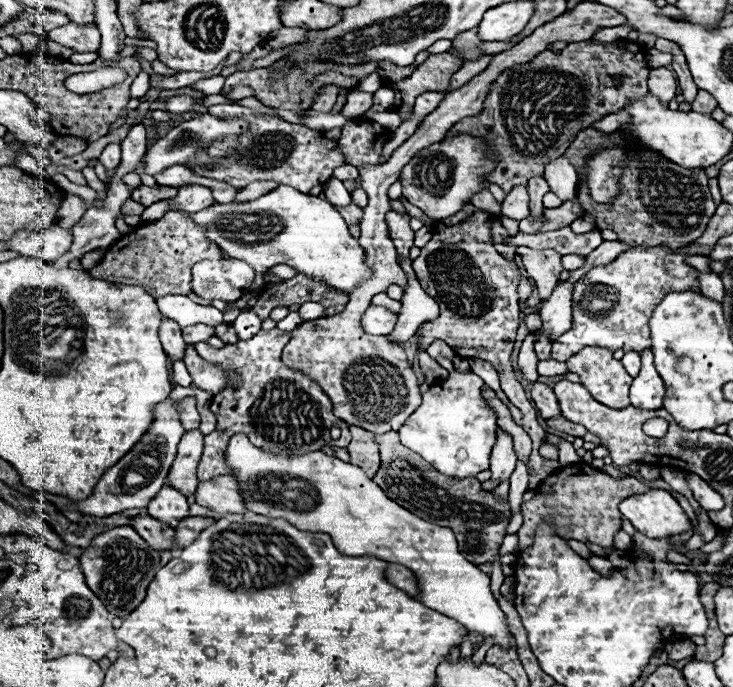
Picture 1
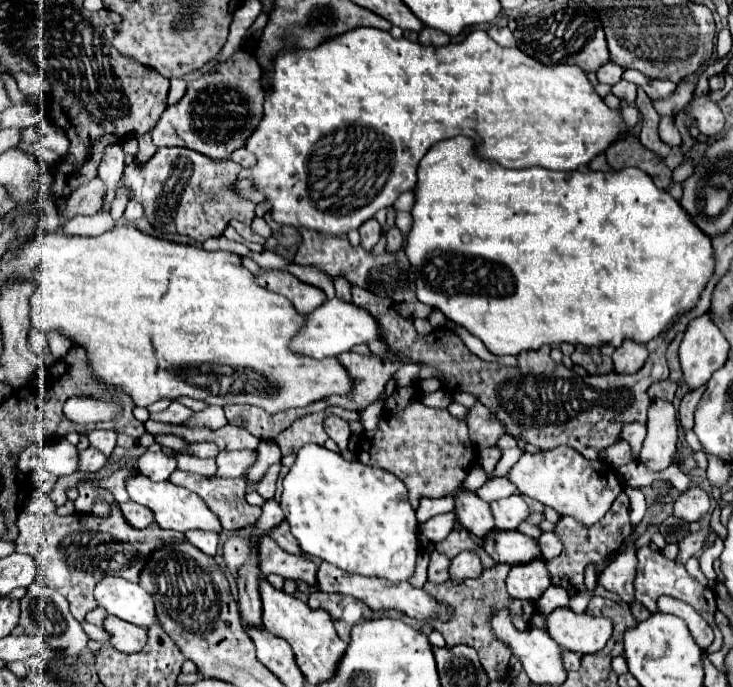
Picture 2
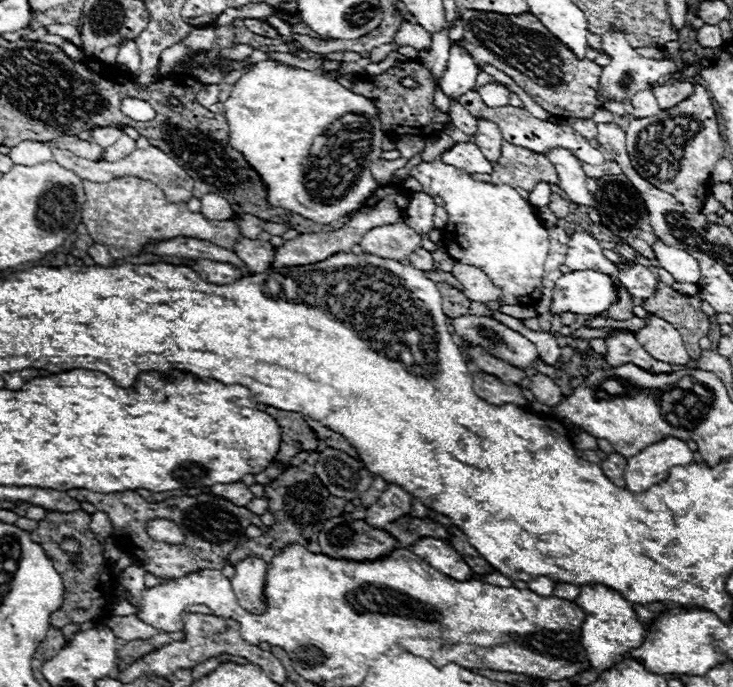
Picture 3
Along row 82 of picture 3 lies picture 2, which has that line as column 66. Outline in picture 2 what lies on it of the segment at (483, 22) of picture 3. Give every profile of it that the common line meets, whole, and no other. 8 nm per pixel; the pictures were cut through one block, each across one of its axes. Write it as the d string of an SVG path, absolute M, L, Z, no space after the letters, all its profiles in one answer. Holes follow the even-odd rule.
M114 504L110 518L98 518L92 514L70 514L62 518L56 512L46 516L28 512L20 514L20 532L14 540L16 552L34 558L40 574L36 580L58 590L70 602L72 616L80 622L84 622L84 616L90 610L98 608L94 586L104 578L104 572L122 572L122 578L138 582L138 574L142 572L142 566L146 566L146 558L150 558L154 550L182 542L180 534L158 530L156 524L150 524L146 530L134 530L118 512L118 504Z

